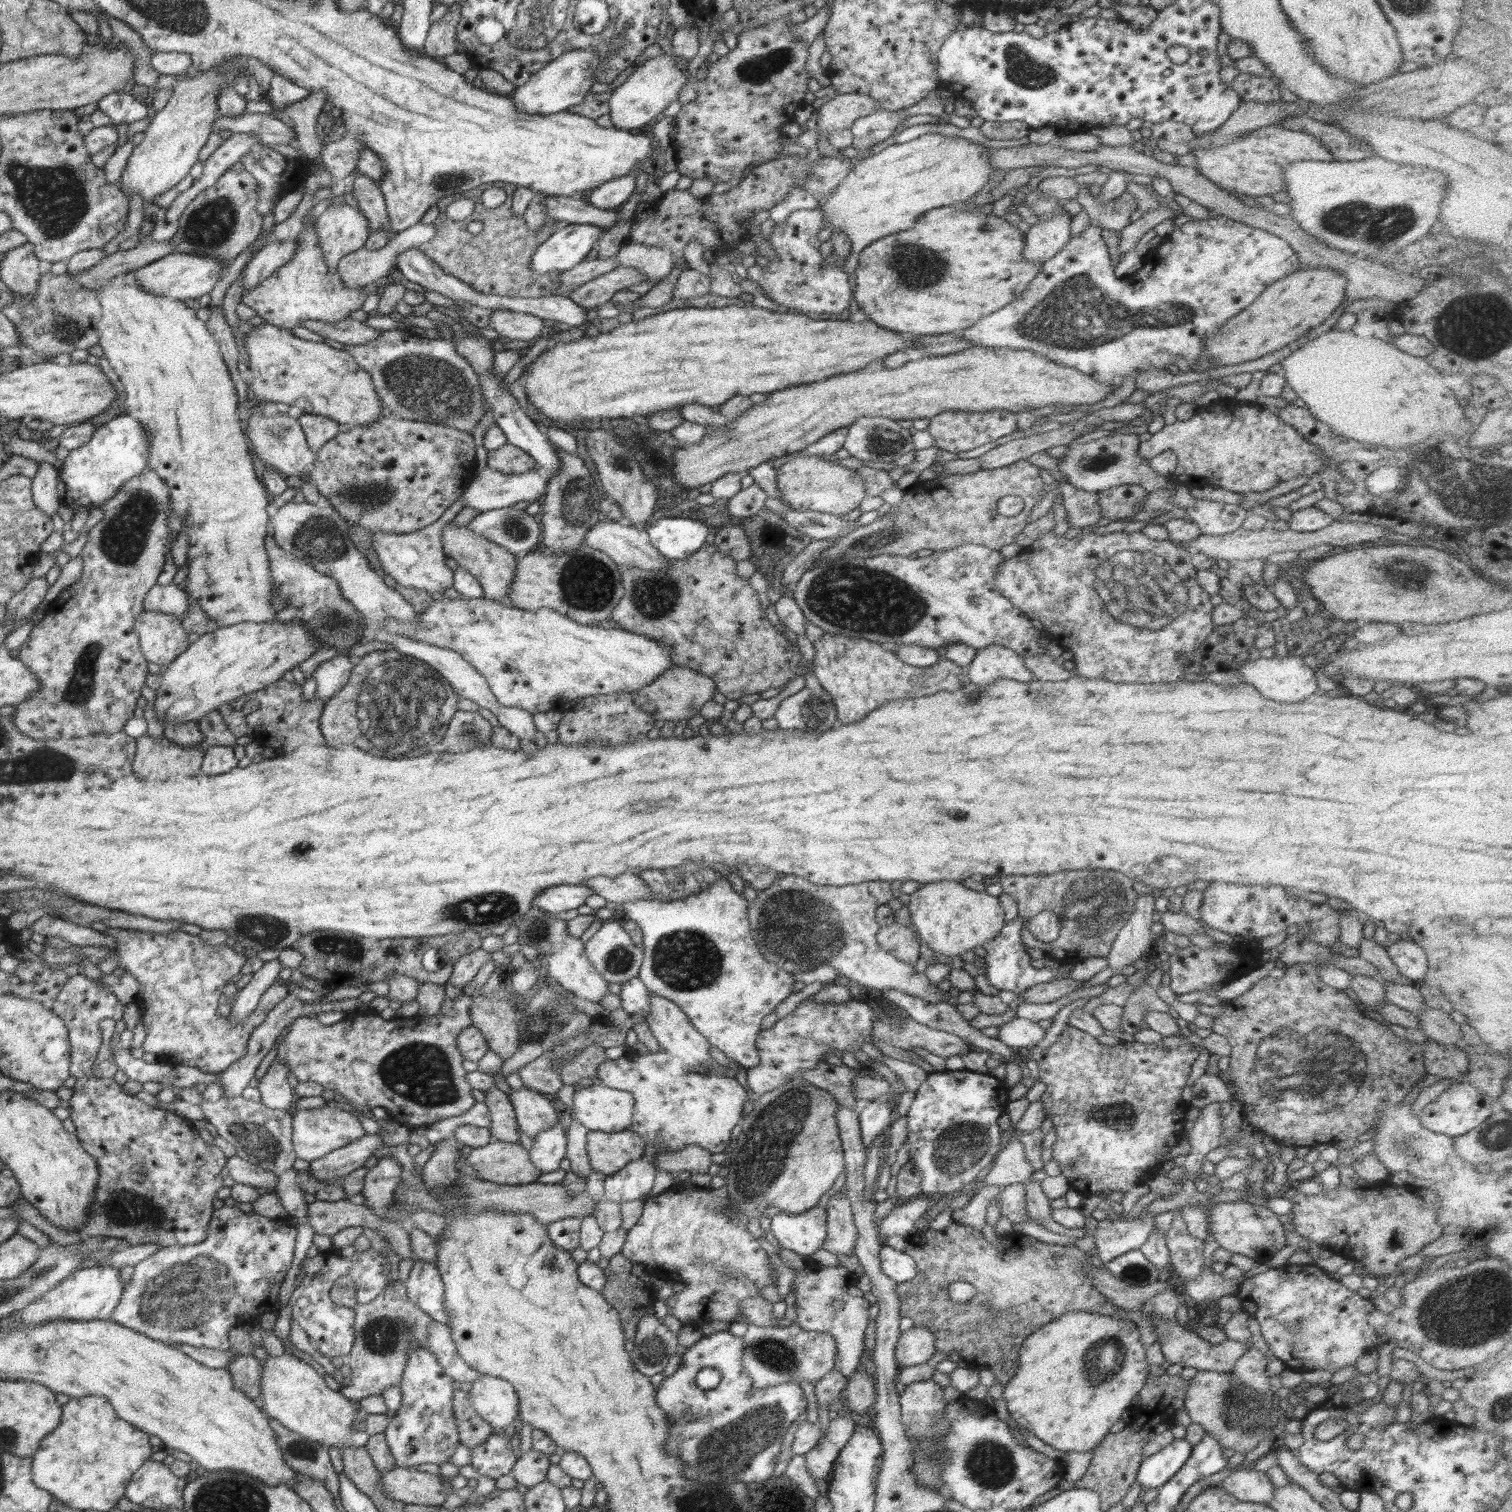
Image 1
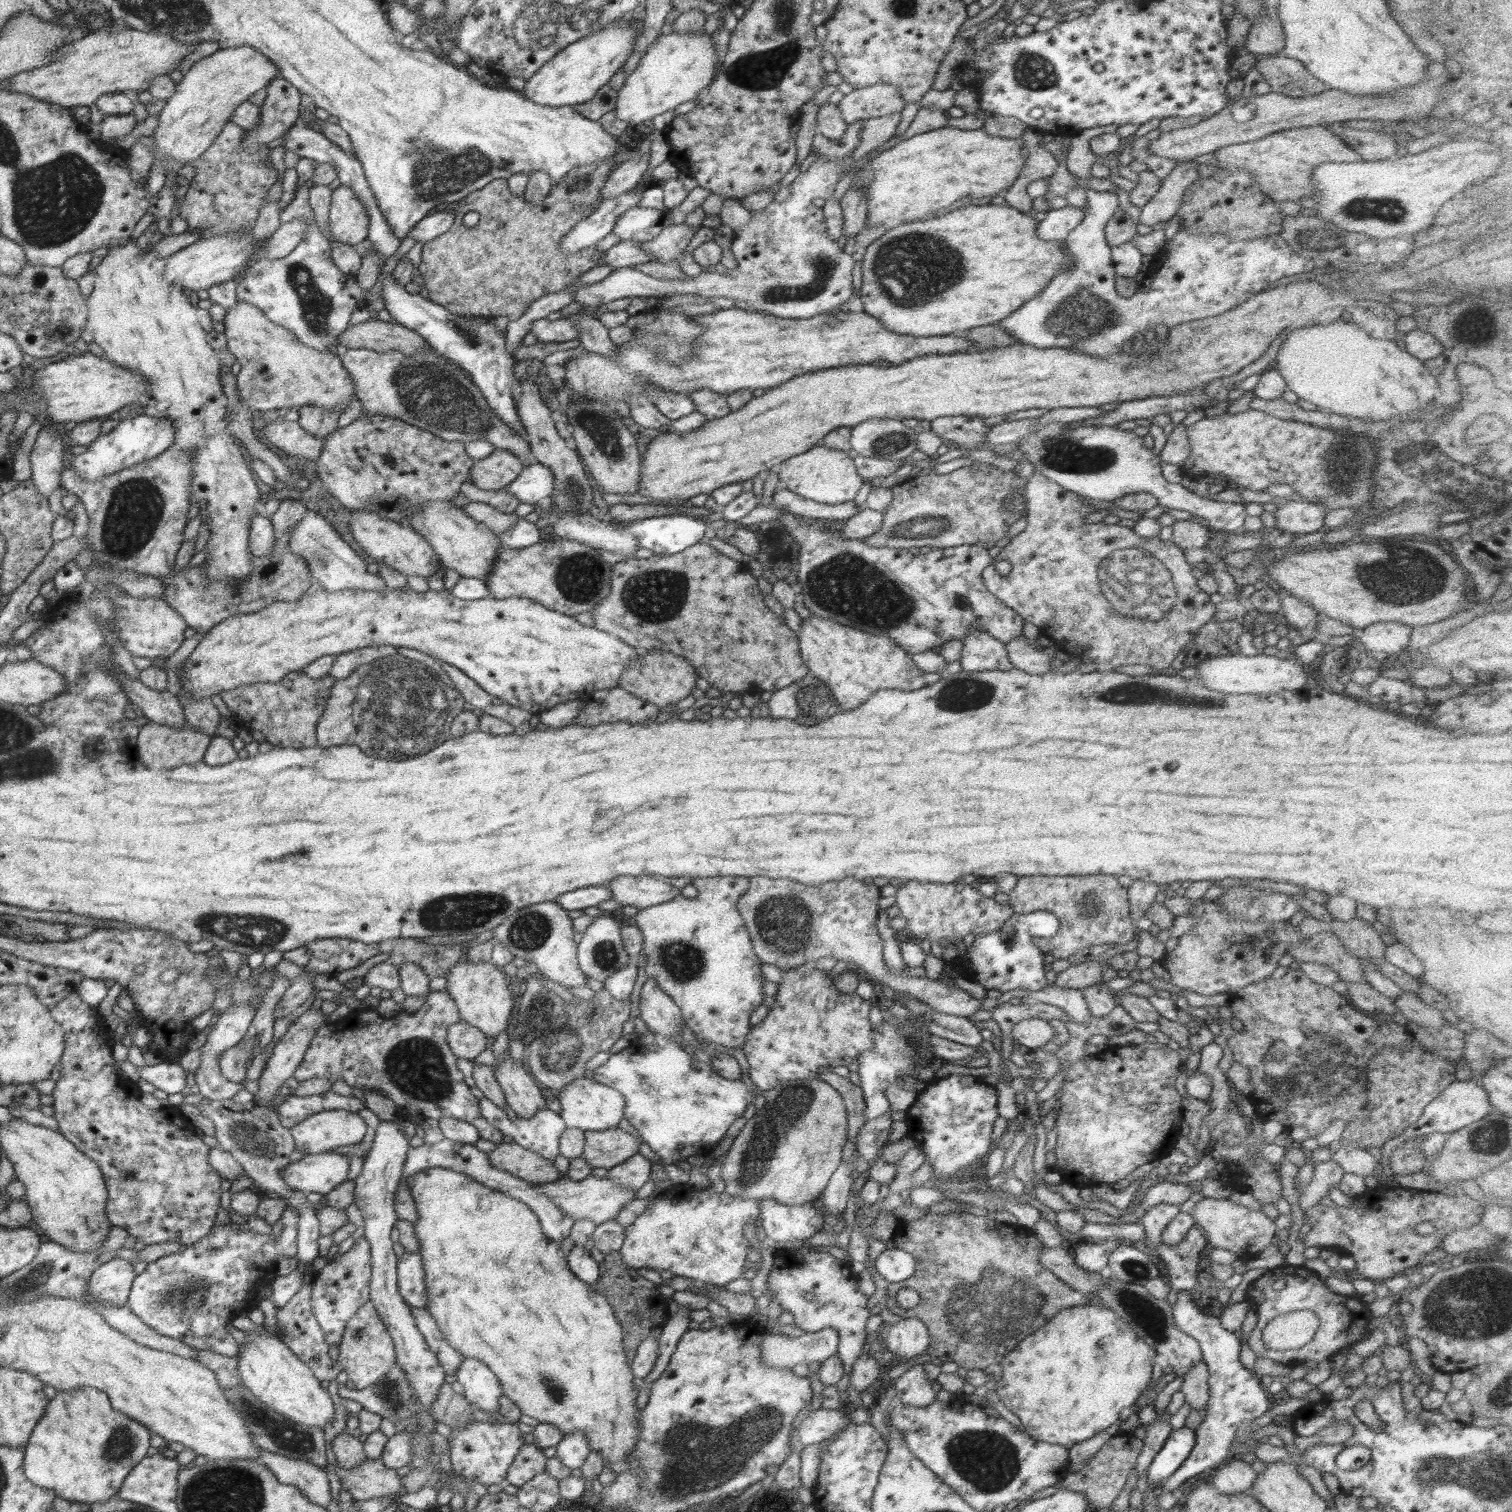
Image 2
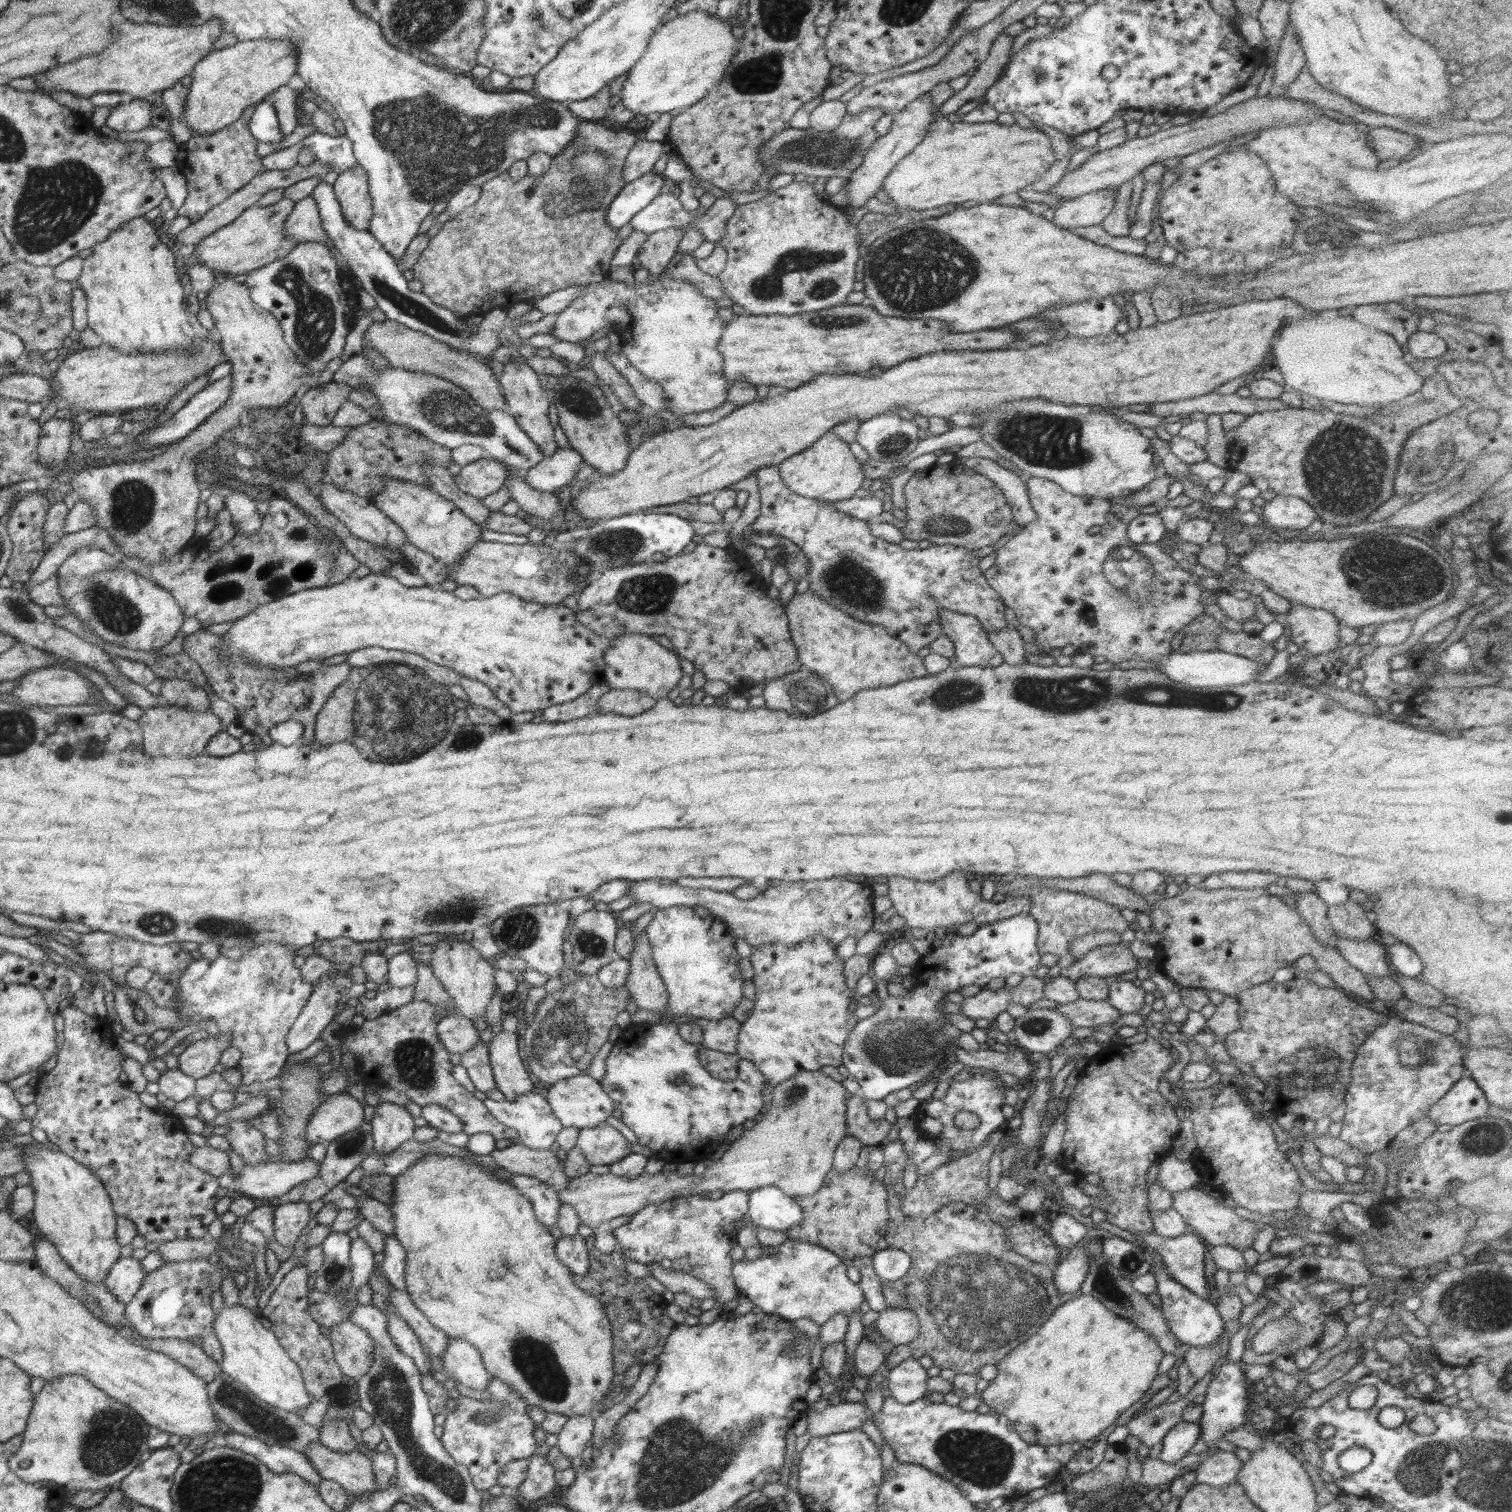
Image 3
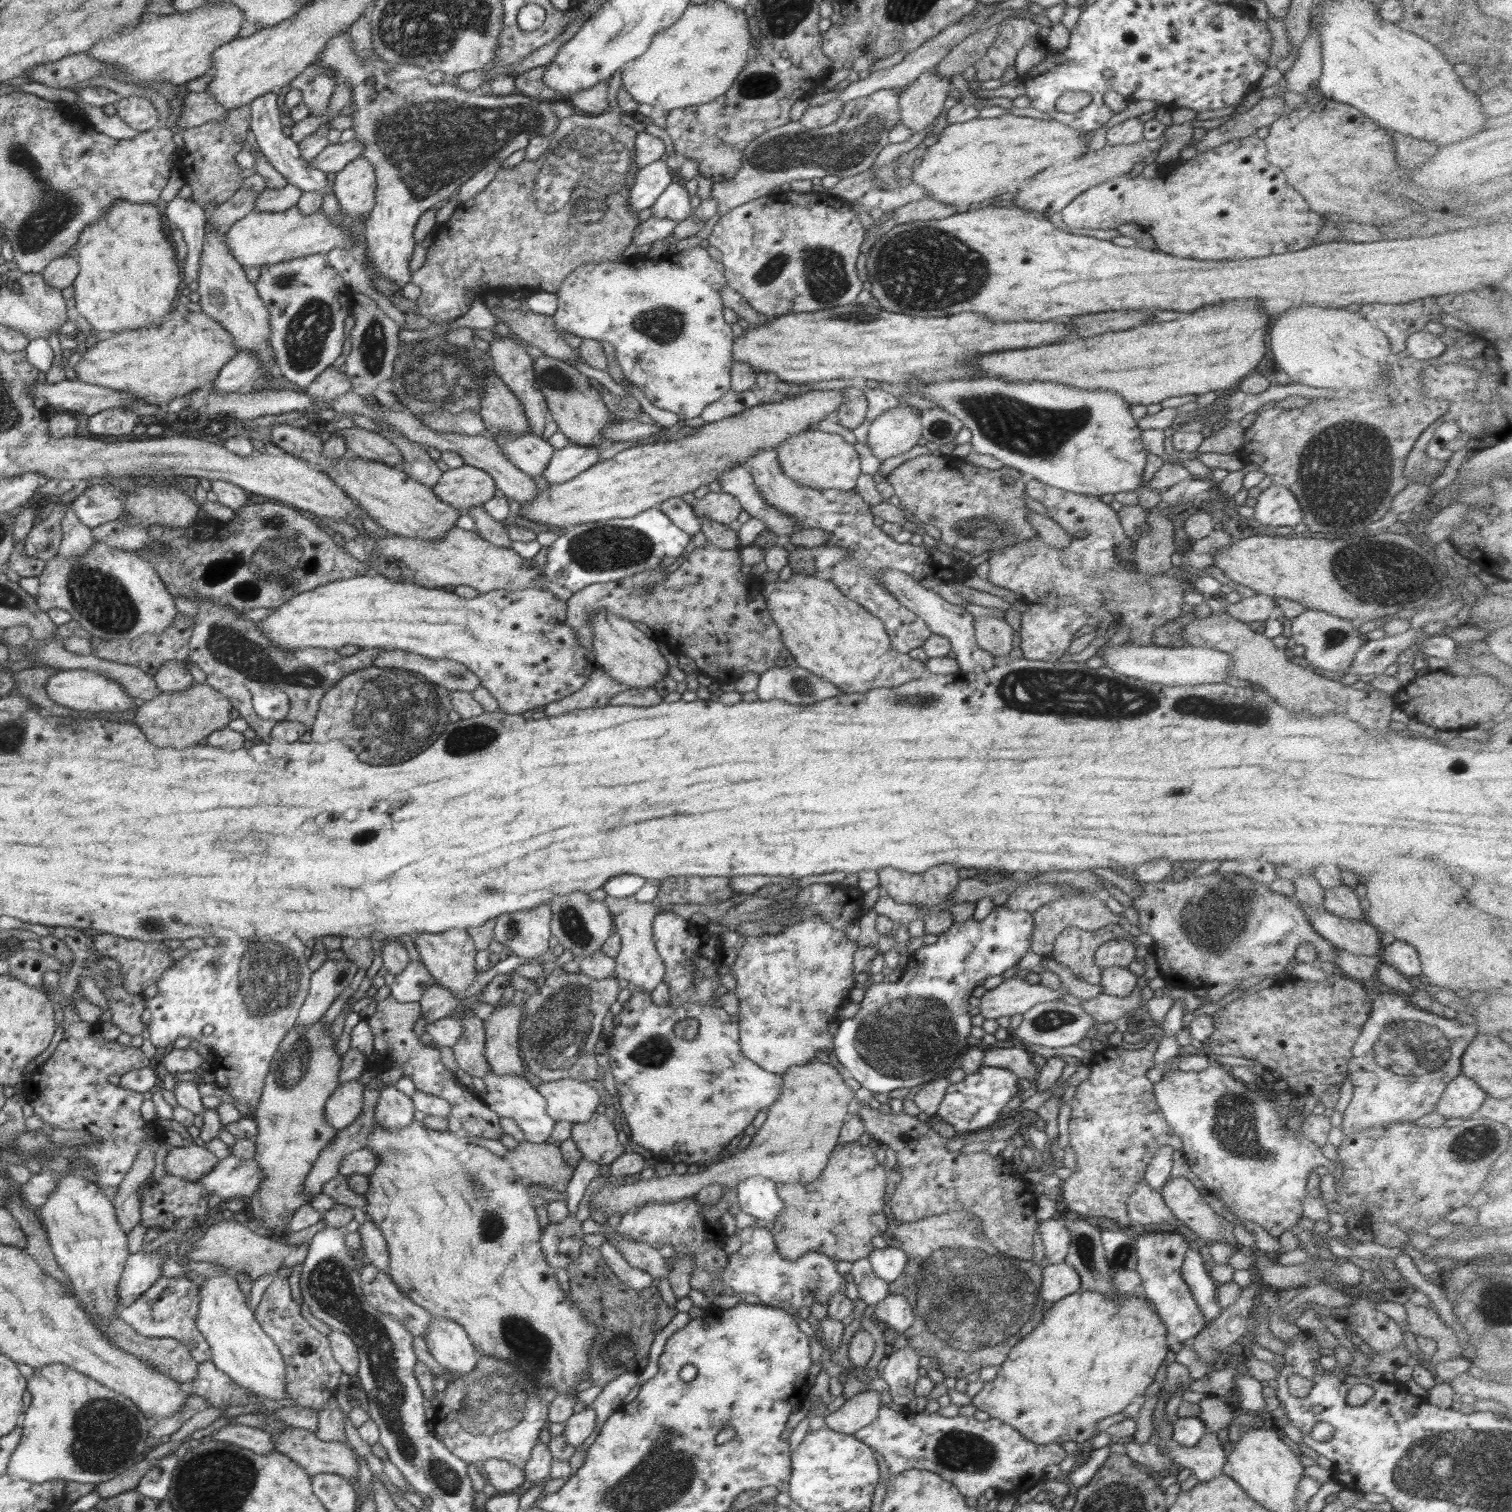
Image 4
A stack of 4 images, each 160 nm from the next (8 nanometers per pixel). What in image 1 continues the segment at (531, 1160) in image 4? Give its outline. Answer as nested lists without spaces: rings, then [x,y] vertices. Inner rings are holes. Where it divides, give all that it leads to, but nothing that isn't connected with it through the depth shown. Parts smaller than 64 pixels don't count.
[[[491,1140],[487,1146],[468,1149],[466,1160],[477,1179],[495,1184],[522,1185],[541,1175],[521,1143]]]

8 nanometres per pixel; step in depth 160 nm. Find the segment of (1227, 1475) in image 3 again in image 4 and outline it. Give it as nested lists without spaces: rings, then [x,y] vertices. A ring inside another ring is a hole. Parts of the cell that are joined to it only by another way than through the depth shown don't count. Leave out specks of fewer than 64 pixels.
[[[1167,1412],[1165,1419],[1157,1422],[1155,1432],[1160,1437],[1157,1449],[1178,1469],[1189,1468],[1200,1482],[1212,1480],[1215,1476],[1223,1474],[1227,1451],[1223,1449],[1213,1432],[1207,1430],[1196,1447],[1180,1446],[1172,1438],[1173,1425],[1168,1422]]]

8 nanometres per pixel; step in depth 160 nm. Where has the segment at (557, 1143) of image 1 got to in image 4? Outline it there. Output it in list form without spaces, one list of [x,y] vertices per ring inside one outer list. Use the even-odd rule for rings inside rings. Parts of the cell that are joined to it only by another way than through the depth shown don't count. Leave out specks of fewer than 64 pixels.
[[[490,1069],[483,1076],[486,1084],[486,1096],[482,1100],[490,1107],[490,1110],[497,1112],[500,1118],[512,1118],[525,1134],[525,1140],[533,1143],[546,1143],[550,1138],[554,1125],[557,1123],[546,1112],[546,1099],[533,1088],[522,1075],[499,1075]]]

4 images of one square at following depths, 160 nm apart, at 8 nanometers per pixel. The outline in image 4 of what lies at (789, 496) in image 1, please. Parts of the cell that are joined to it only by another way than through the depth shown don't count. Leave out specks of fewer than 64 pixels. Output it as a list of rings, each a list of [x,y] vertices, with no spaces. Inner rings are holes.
[[[810,428],[785,438],[776,448],[779,467],[792,482],[818,490],[852,490],[860,477],[860,463],[854,444],[840,434]]]

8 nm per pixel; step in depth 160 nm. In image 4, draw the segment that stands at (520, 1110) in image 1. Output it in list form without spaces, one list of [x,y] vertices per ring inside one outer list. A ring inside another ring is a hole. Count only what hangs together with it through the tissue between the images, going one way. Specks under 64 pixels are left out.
[[[513,1003],[495,1004],[494,1010],[483,1023],[485,1028],[485,1057],[489,1068],[499,1075],[523,1075],[518,1033],[523,1008]]]

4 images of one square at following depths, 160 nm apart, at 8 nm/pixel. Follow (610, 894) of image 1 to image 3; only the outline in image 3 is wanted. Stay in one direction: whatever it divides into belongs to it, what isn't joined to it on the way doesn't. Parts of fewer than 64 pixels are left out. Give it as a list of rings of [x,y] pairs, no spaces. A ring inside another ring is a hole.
[[[837,877],[817,881],[768,881],[768,884],[770,883],[772,885],[760,895],[744,900],[734,897],[731,892],[718,892],[709,888],[686,888],[678,881],[666,884],[663,880],[658,879],[634,881],[629,888],[628,895],[636,898],[636,902],[650,902],[652,906],[659,909],[671,906],[702,906],[702,908],[707,908],[711,914],[722,918],[734,934],[742,936],[746,943],[752,946],[752,949],[766,946],[766,944],[781,944],[790,948],[790,946],[802,944],[804,940],[811,939],[814,935],[822,935],[834,948],[837,948],[848,936],[853,936],[858,940],[870,929],[877,927],[878,920],[873,913],[873,898],[875,896],[871,885],[867,882],[860,883],[847,880],[844,877]]]

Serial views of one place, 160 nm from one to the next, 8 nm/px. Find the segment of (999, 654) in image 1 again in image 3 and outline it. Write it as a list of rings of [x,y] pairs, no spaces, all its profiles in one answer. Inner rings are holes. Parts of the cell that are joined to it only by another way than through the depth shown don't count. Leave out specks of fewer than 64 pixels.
[[[940,609],[939,621],[943,634],[954,643],[955,656],[960,667],[987,668],[1000,666],[1005,662],[988,640],[988,632],[976,617]]]

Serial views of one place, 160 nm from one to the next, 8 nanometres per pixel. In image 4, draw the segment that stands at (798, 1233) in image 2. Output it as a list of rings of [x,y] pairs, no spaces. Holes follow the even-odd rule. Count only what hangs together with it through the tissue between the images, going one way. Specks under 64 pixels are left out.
[[[746,1178],[737,1182],[734,1188],[740,1211],[753,1216],[762,1225],[774,1222],[784,1210],[784,1203],[776,1193],[776,1184],[766,1178]]]

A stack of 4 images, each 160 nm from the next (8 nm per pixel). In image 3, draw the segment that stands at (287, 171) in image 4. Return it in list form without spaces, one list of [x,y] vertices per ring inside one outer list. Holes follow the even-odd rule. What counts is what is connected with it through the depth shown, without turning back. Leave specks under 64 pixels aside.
[[[262,101],[256,105],[255,112],[249,118],[249,131],[259,142],[278,144],[282,140],[283,134],[273,104]],[[320,181],[312,197],[314,197],[314,203],[319,210],[323,230],[350,267],[349,275],[351,278],[360,280],[361,288],[376,300],[378,308],[386,314],[387,320],[402,324],[411,330],[428,334],[430,338],[444,342],[457,351],[468,351],[474,356],[485,358],[494,374],[498,375],[501,372],[502,363],[493,362],[490,357],[494,350],[502,346],[499,335],[503,326],[507,324],[507,311],[495,308],[484,314],[484,320],[481,324],[475,321],[475,324],[465,325],[462,316],[454,314],[443,306],[434,304],[428,296],[408,288],[407,280],[399,270],[396,260],[384,250],[380,242],[368,231],[356,230],[344,220],[330,184]]]

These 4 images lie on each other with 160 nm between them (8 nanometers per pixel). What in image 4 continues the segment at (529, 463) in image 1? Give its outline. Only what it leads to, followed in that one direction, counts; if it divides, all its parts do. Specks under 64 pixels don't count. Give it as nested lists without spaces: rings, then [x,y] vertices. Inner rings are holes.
[[[465,464],[443,472],[432,489],[439,500],[464,513],[494,497],[497,488],[486,472]]]

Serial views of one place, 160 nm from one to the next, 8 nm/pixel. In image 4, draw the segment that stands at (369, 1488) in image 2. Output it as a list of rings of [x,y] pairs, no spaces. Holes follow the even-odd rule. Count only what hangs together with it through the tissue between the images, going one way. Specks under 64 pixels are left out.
[[[288,1426],[284,1432],[274,1436],[275,1450],[289,1456],[298,1466],[304,1469],[311,1477],[315,1474],[332,1473],[343,1476],[356,1484],[358,1461],[353,1450],[343,1442],[324,1442],[316,1438],[315,1434],[302,1428]]]

